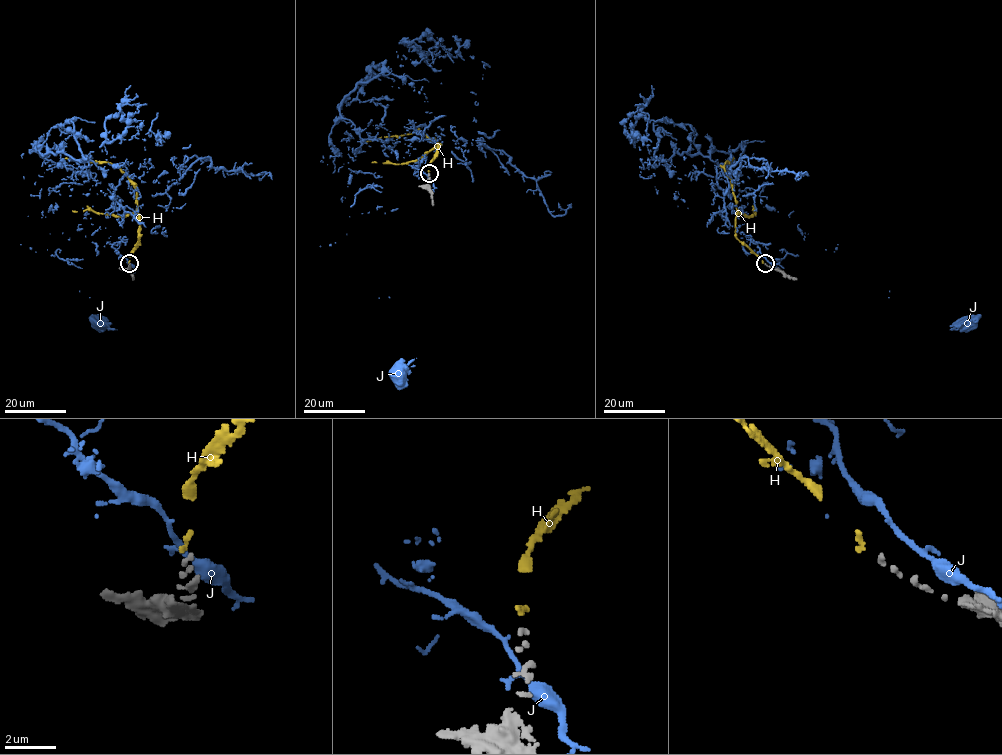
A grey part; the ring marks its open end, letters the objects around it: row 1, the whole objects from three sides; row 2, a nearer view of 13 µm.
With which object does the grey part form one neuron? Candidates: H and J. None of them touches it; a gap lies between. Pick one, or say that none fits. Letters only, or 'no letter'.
H

